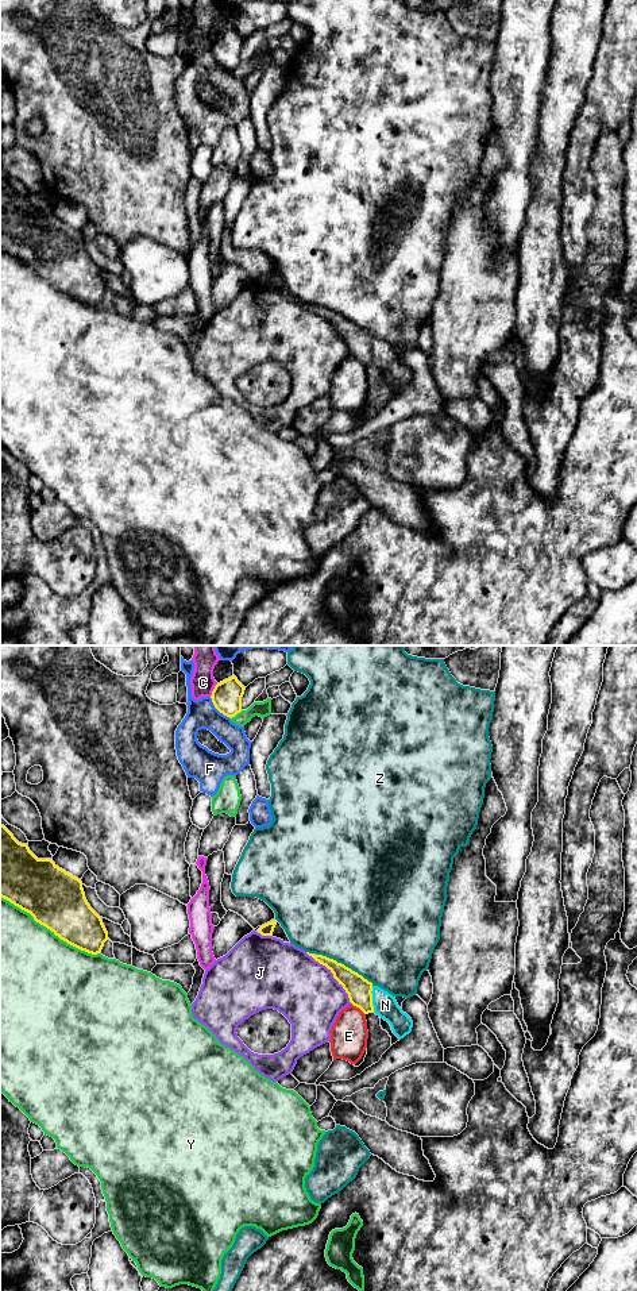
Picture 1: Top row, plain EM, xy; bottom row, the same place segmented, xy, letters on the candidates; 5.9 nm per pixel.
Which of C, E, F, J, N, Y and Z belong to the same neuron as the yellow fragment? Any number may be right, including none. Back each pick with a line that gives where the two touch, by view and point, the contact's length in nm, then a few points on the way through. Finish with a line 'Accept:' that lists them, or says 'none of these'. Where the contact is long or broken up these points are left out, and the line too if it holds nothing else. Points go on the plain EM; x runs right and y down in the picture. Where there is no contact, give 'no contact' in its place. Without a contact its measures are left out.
N: meets yellow in xy at (371, 351); contact 160 nm long; runs through xy (359, 342), (371, 351), (385, 357)
Accept: N

